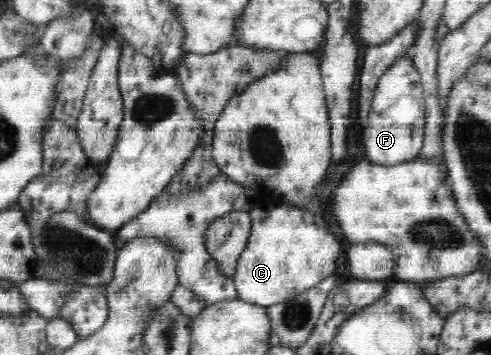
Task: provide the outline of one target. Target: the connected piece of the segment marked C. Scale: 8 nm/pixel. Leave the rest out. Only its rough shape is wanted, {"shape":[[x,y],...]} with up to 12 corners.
{"shape":[[274,199],[248,213],[238,299],[292,299],[340,269],[321,212]]}

